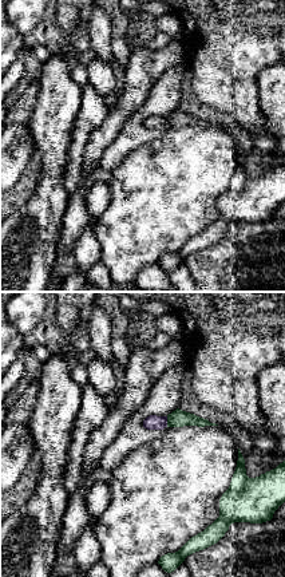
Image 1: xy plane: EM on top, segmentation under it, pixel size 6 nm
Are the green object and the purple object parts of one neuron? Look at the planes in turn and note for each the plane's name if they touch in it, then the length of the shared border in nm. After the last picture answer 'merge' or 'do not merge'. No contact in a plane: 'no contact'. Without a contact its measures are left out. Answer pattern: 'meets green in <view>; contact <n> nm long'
meets green in xy; contact 60 nm long

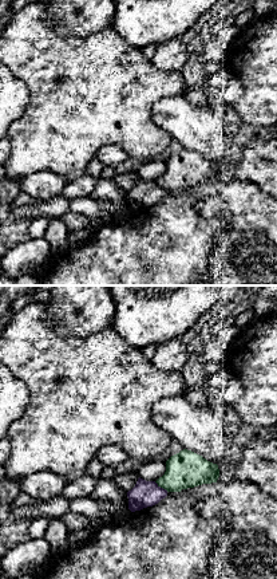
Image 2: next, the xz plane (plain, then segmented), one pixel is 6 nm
meets green in xz; contact 110 nm long

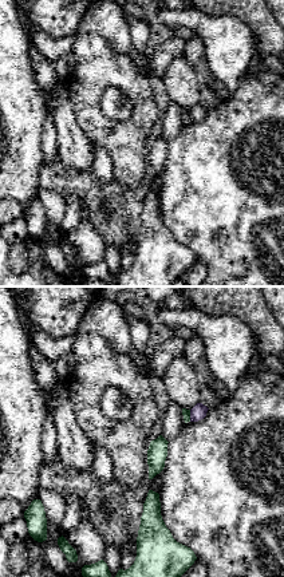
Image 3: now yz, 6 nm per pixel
meets green in yz; contact 70 nm long

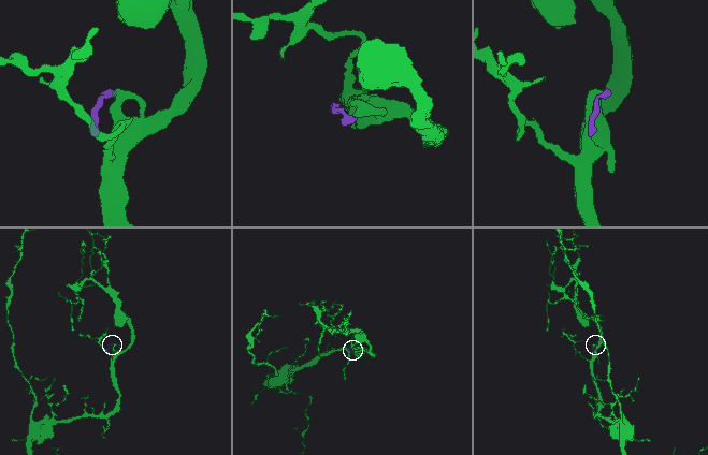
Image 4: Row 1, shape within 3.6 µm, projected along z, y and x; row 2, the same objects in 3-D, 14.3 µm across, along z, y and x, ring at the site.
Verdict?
do not merge

